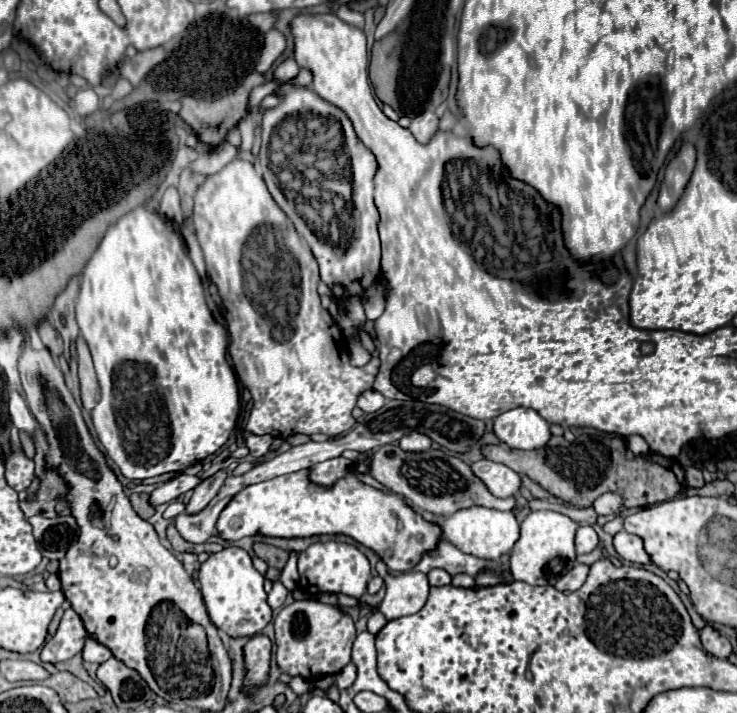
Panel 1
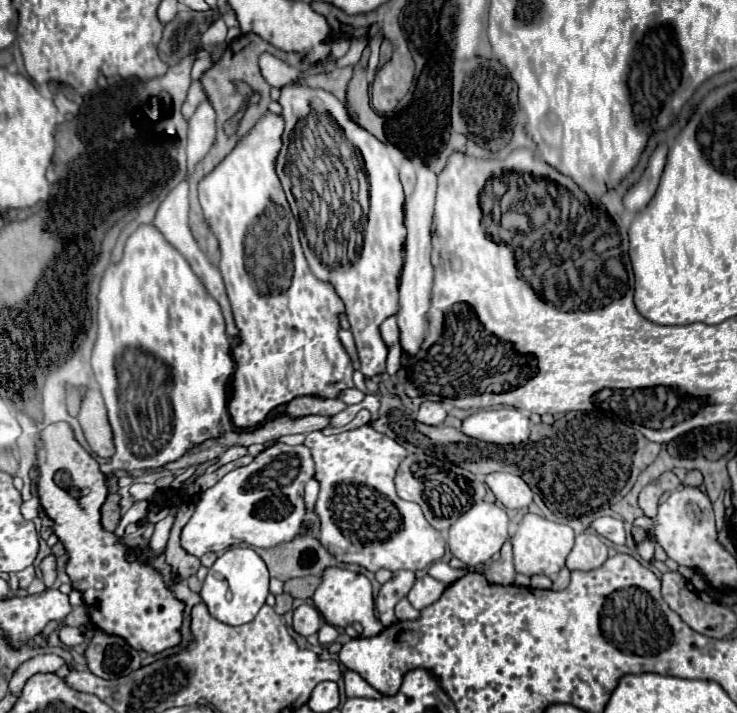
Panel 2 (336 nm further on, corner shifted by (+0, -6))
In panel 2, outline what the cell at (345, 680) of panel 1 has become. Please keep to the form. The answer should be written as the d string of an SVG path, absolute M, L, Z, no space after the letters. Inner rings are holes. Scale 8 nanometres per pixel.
M356 671L344 673L344 689L346 697L380 697L378 691L374 691Z

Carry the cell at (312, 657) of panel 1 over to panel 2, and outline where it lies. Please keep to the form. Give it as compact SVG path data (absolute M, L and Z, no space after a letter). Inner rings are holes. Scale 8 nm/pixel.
M304 603L304 605L300 605L300 607L294 611L294 623L292 623L292 627L294 627L296 633L308 637L308 635L318 633L320 625L322 625L320 613L318 613L314 607L310 607L310 605Z

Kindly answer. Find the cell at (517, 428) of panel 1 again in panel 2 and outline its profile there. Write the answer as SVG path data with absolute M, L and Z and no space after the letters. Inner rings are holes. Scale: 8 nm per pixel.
M512 407L482 409L462 421L462 433L498 445L518 445L530 437L530 419Z

